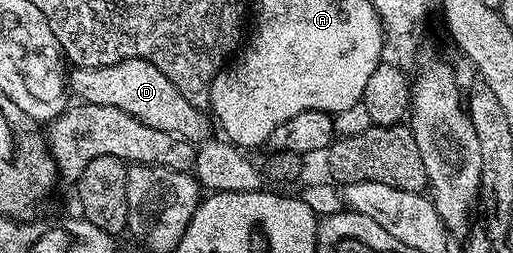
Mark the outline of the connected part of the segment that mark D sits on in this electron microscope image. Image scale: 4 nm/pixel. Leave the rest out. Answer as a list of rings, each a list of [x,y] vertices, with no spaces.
[[[123,60],[101,68],[73,67],[70,92],[77,101],[85,104],[126,110],[126,114],[138,118],[138,122],[188,140],[193,146],[199,146],[214,136],[213,117],[205,109],[186,102],[178,86],[174,86],[174,82],[170,82],[170,78],[166,78],[166,74],[162,74],[162,70],[148,60]]]

